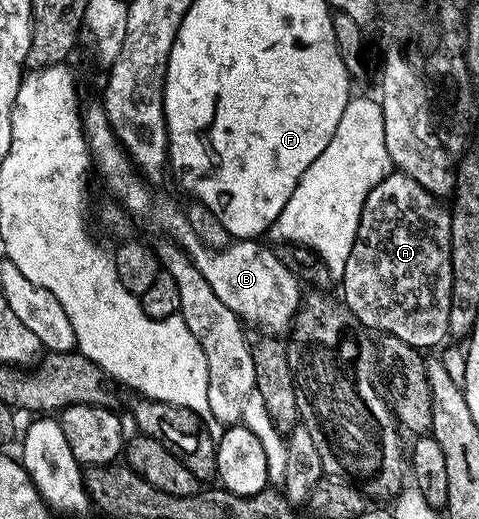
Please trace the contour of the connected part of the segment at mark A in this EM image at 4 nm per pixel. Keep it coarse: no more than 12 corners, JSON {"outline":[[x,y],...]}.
{"outline":[[391,170],[341,302],[419,349],[448,339],[450,212]]}

